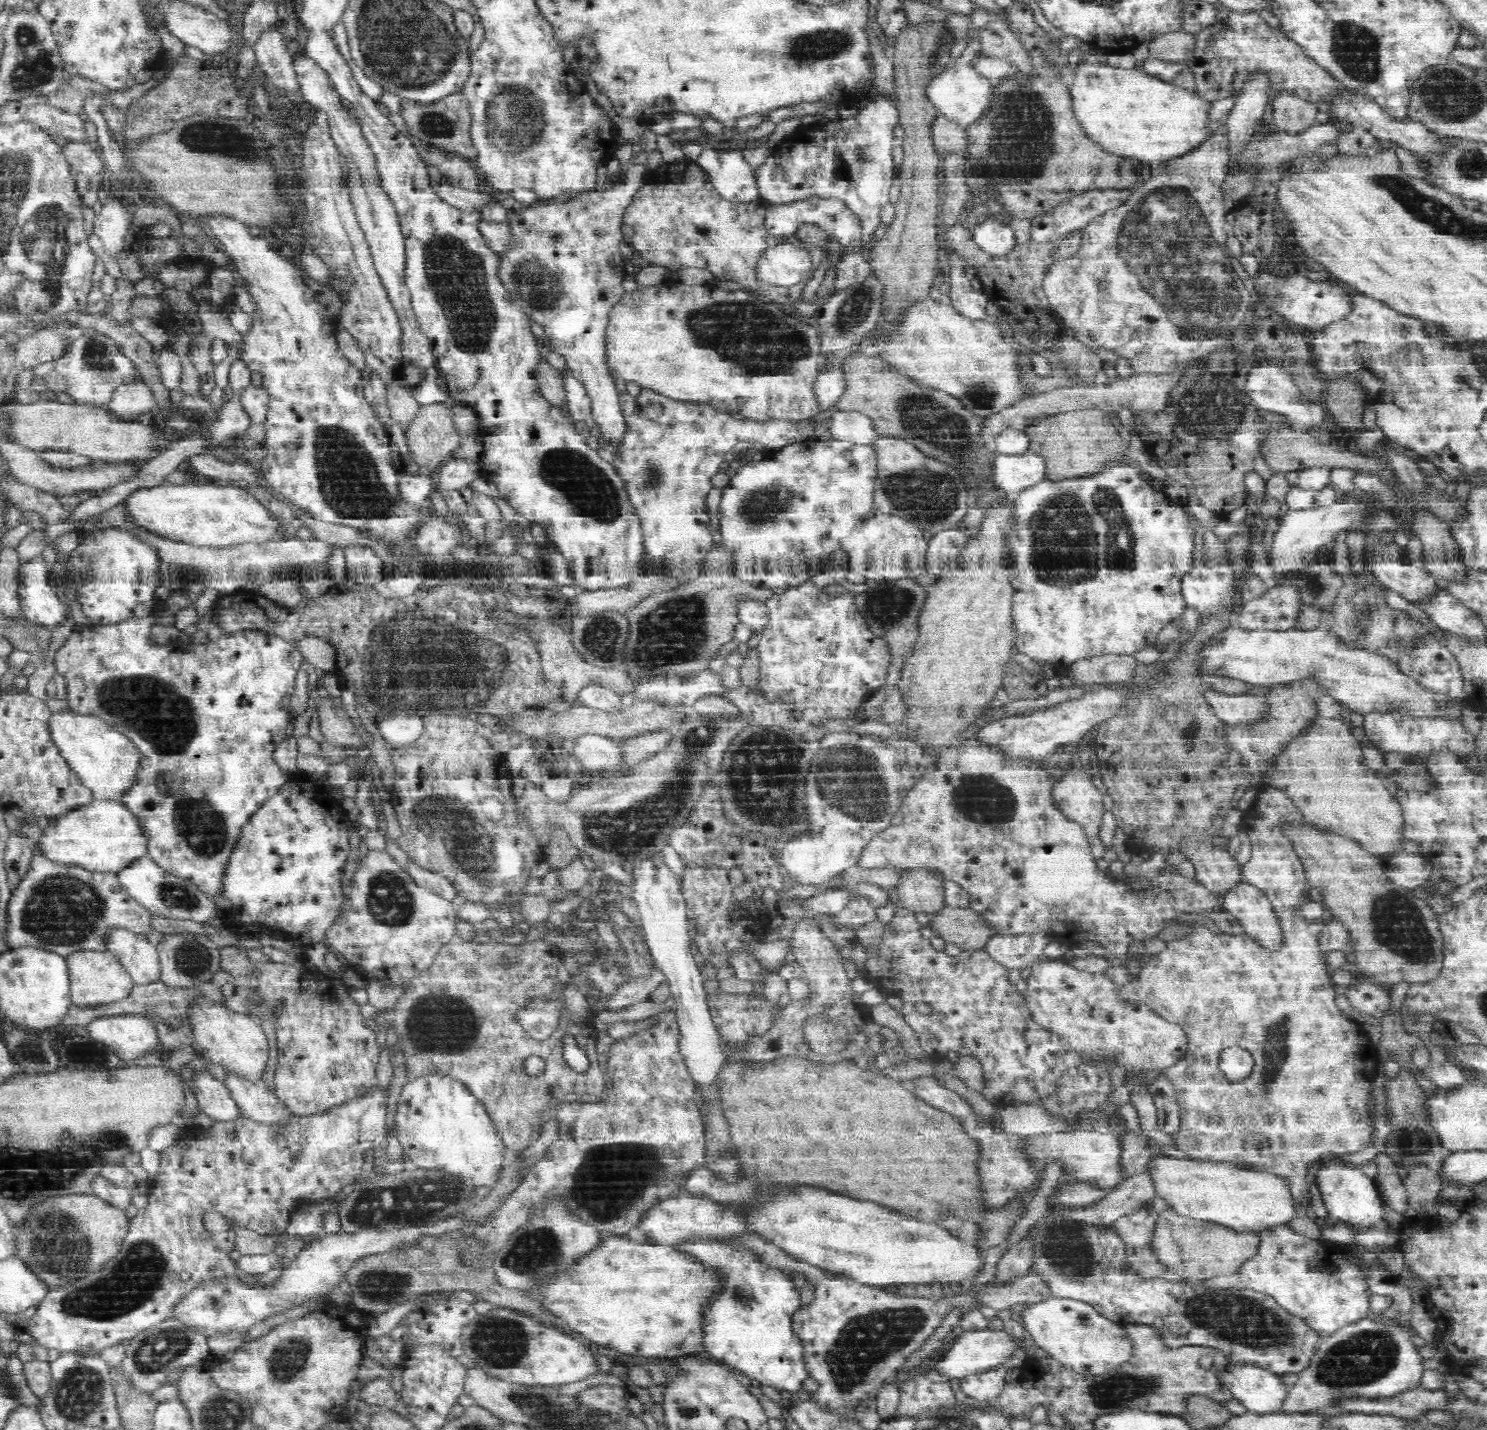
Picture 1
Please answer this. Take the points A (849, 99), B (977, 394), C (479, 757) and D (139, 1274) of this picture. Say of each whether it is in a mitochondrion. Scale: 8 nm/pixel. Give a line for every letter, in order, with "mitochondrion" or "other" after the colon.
A: other
B: mitochondrion
C: other
D: mitochondrion

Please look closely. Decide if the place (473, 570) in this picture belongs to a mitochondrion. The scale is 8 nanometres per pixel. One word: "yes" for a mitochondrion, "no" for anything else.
no

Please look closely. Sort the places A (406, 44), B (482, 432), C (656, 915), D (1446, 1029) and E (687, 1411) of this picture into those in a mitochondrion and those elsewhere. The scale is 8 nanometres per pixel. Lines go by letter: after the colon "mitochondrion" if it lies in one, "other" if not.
A: mitochondrion
B: other
C: other
D: other
E: mitochondrion

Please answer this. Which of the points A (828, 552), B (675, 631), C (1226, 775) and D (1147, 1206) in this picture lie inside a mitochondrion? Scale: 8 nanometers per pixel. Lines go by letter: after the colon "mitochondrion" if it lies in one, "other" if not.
A: other
B: mitochondrion
C: other
D: other

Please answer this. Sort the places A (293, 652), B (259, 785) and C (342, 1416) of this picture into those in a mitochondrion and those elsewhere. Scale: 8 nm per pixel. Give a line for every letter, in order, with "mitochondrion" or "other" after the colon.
A: other
B: other
C: other

